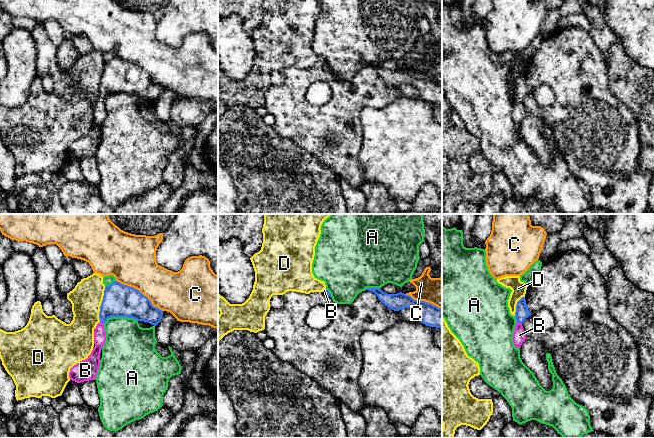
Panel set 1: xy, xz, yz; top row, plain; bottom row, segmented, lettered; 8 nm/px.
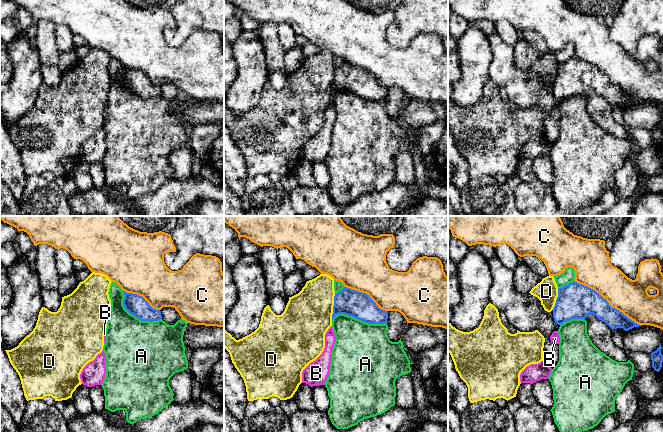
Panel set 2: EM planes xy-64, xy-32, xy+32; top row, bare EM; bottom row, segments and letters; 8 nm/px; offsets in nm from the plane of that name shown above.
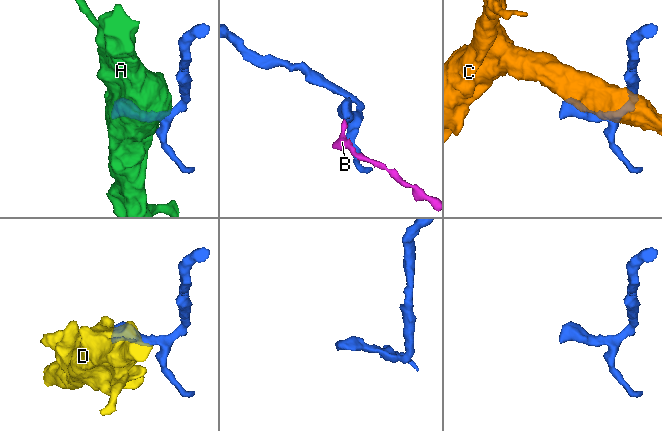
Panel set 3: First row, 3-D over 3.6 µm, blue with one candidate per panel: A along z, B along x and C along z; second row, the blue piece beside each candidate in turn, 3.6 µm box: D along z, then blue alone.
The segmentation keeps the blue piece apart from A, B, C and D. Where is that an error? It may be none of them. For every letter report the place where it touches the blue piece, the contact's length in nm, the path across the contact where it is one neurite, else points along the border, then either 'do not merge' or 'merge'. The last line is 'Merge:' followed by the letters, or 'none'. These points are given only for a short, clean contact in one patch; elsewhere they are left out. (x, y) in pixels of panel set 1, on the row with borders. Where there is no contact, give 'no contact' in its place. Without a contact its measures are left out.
A: contact xy (120, 316); length 280 nm; do not merge
B: contact yz (519, 322); length 50 nm; way yz (522, 312), (519, 322), (519, 335); merge
C: contact xy (139, 291); length 460 nm; do not merge
D: contact xy (101, 304); length 280 nm; border xy (105, 287), (100, 306), (99, 321); do not merge
Merge: B

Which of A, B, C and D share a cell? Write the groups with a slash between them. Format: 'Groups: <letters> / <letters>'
Groups: A / B / C / D

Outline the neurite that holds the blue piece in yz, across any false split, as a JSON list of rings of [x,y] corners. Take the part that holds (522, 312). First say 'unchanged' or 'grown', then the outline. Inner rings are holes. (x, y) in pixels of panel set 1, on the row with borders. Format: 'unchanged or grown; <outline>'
grown; [[[522,297],[516,305],[516,312],[515,312],[515,318],[516,318],[516,326],[513,332],[513,343],[516,348],[520,348],[522,343],[526,339],[526,333],[523,329],[522,323],[526,318],[528,318],[531,315],[530,311],[528,310],[525,297]]]

